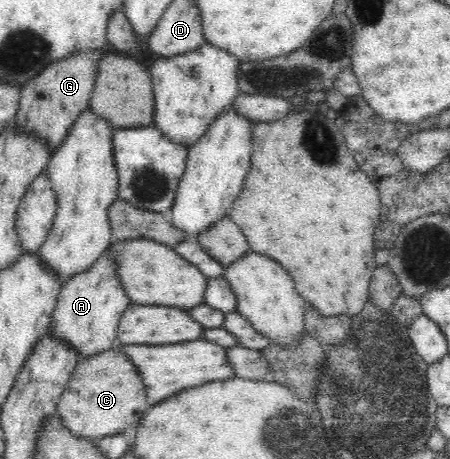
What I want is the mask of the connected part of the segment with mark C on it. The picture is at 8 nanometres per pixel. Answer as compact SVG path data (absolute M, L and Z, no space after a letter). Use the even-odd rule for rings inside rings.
M117 344L76 364L62 392L58 413L63 424L76 438L95 440L122 434L127 426L135 427L147 408L141 375Z

